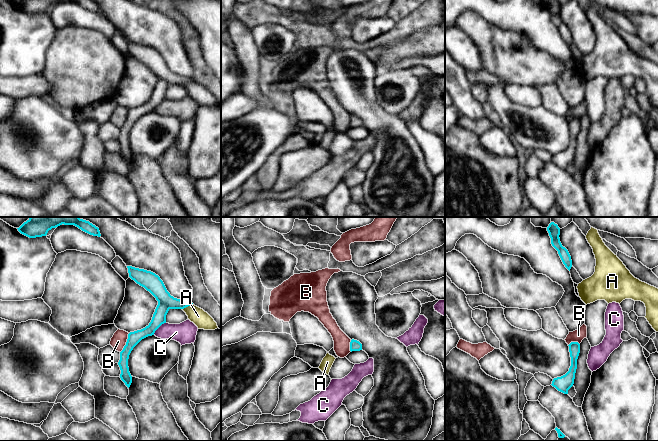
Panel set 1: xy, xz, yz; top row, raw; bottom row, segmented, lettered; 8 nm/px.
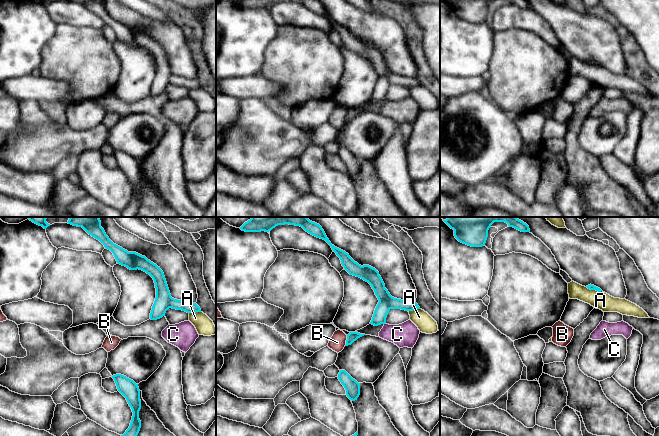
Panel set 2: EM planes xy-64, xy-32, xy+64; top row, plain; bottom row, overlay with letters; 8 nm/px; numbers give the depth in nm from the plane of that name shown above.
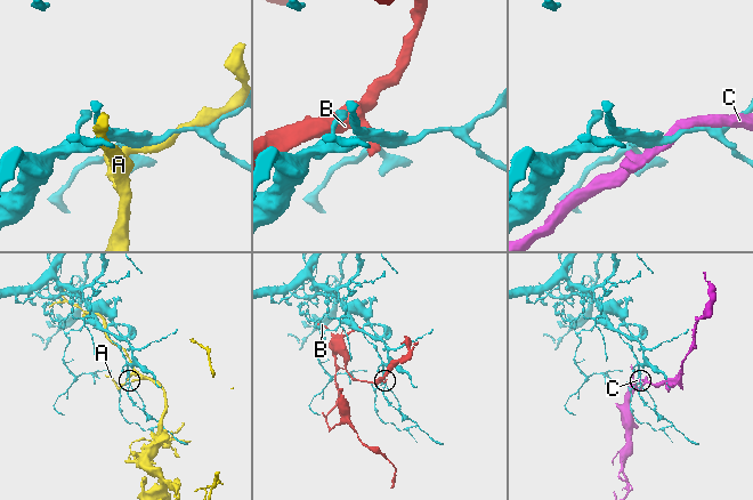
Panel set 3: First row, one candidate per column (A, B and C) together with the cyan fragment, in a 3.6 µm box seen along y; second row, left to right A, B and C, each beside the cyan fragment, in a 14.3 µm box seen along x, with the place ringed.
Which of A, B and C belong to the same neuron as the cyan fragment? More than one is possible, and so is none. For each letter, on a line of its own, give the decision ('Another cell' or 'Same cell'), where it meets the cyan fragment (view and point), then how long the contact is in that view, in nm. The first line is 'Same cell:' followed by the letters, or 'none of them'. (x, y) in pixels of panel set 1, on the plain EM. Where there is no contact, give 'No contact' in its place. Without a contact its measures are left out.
Same cell: none of them
A: Another cell. Touches cyan at xy (187, 82). Shared border 100 nm
B: Another cell. Touches cyan at xy (126, 119). Shared border 180 nm
C: Another cell. Touches cyan at xy (158, 103). Shared border 140 nm

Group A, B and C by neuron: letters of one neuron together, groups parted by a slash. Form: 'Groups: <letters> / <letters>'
Groups: A / B / C

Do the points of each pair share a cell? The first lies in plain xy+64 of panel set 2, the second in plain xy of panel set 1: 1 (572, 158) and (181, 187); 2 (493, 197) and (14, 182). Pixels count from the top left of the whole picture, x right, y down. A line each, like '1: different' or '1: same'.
1: different
2: different

